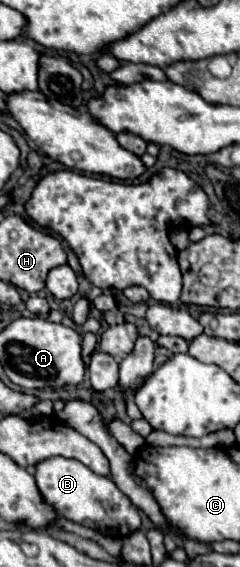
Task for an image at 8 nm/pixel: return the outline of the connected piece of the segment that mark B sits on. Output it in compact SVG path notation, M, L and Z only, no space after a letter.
M54 456L36 466L36 486L44 500L64 518L96 528L114 538L124 538L140 528L140 510L118 490L118 486L108 476L94 474L88 466L78 460Z

